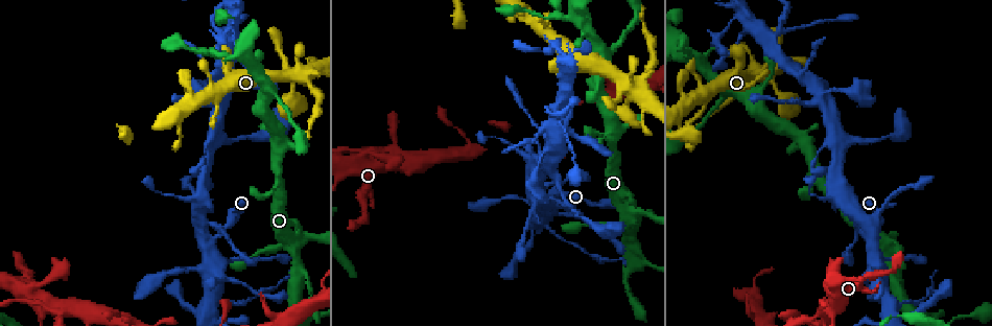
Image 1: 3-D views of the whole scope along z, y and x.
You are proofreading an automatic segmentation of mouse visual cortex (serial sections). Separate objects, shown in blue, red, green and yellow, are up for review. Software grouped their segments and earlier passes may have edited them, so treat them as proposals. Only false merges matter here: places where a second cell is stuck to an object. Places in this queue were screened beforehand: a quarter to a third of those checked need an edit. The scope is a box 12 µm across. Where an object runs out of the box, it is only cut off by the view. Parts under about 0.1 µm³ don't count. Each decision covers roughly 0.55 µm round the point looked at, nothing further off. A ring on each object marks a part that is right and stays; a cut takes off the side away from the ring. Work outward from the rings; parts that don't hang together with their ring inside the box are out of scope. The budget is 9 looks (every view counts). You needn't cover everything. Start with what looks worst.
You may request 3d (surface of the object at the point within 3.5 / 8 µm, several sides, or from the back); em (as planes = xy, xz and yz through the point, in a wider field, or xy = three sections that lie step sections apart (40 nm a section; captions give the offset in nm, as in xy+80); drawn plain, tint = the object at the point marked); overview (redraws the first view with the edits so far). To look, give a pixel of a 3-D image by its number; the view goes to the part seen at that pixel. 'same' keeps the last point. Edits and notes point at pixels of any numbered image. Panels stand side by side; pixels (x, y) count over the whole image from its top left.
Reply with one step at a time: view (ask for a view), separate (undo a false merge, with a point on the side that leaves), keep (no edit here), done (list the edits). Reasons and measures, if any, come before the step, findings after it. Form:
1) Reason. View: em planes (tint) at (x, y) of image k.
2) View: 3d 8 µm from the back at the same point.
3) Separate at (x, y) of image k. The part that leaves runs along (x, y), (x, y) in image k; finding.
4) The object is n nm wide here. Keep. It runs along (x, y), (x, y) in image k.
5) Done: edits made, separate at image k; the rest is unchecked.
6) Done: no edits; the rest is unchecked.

Thick turns thin. View: em xy step 1 (tint) at (311, 91) of image 1.

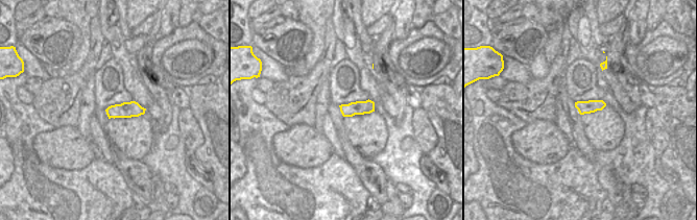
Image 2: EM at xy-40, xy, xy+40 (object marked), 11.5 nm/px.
Wider look. View: 3d 3.5 µm at the same point.

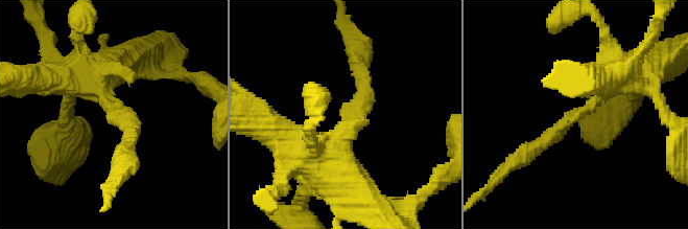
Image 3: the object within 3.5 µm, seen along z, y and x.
Separate at (363, 104) of image 3. The part that leaves runs along (595, 100), (520, 158) in image 3; a second cell is stuck on.

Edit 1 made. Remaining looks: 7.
View: overview.

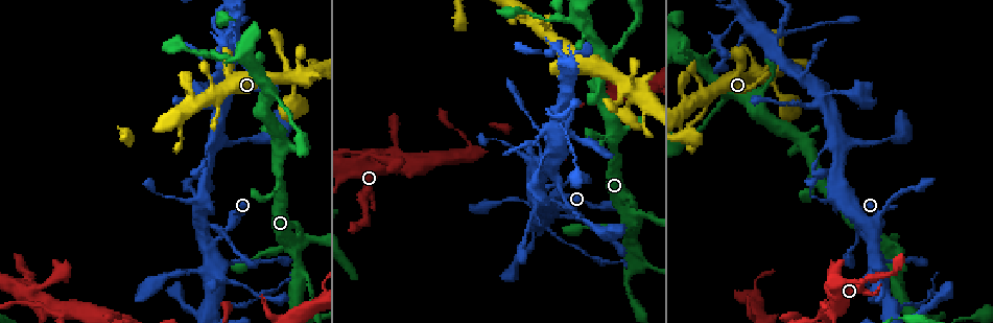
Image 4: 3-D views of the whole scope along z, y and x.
Three-way junction. View: 3d 3.5 µm at (208, 243) of image 4.

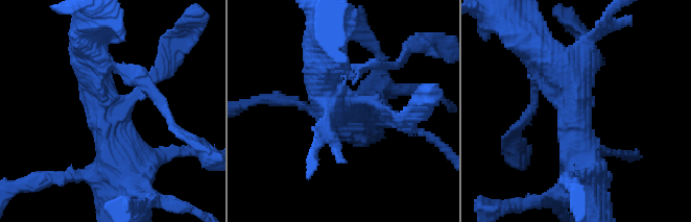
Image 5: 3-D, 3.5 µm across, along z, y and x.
View: em xy step 5 (tint) at (347, 104) of image 5.

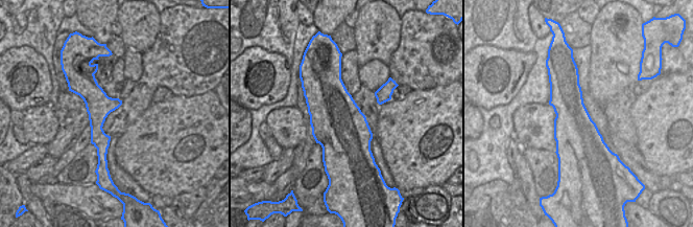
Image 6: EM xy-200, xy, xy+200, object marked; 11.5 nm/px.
Keep. It runs along (92, 78), (96, 131), (103, 155) in image 6; all the same cell.

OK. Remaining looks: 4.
Two arms in line, one across. View: 3d 3.5 µm at (205, 177) of image 4.

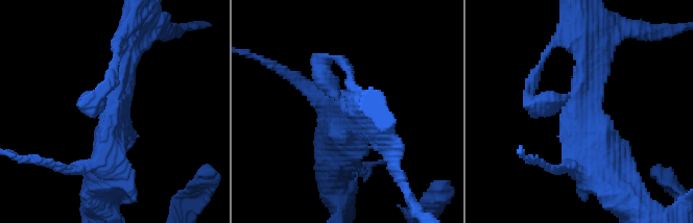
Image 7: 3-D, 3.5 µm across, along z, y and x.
View: em xy step 1 (tint) at (352, 119) of image 7.

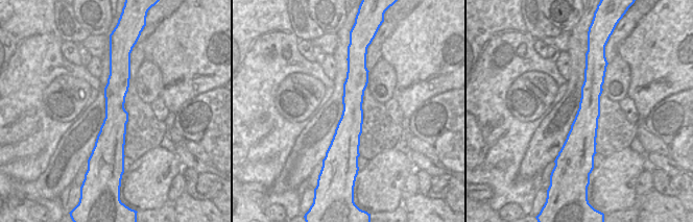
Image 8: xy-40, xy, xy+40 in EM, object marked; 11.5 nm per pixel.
Keep. It runs along (121, 66), (109, 155) in image 8; continuous, no second cell.

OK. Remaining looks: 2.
Calibre changes. View: 3d 3.5 µm at (368, 149) of image 4.

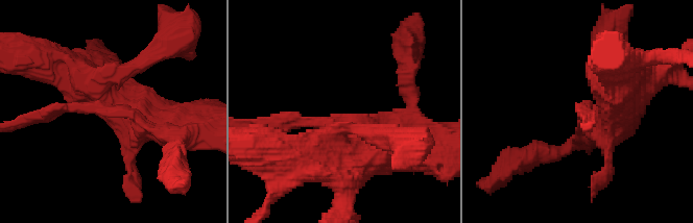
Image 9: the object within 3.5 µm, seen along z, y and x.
View: em planes (tint) at (341, 115) of image 9.

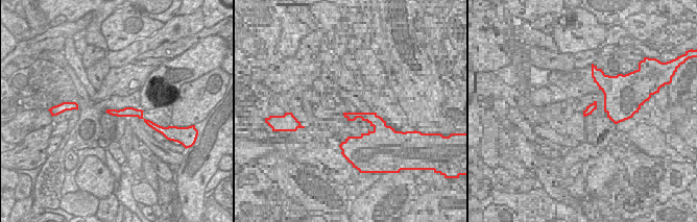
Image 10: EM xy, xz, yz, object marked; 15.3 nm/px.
Separate at (38, 114) of image 9. The part that leaves runs along (76, 107), (51, 107), (25, 126) in image 9; a second cell is stuck on.

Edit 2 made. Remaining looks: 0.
Done: edits made, separate at image 3, separate at image 9; the rest is unchecked.

